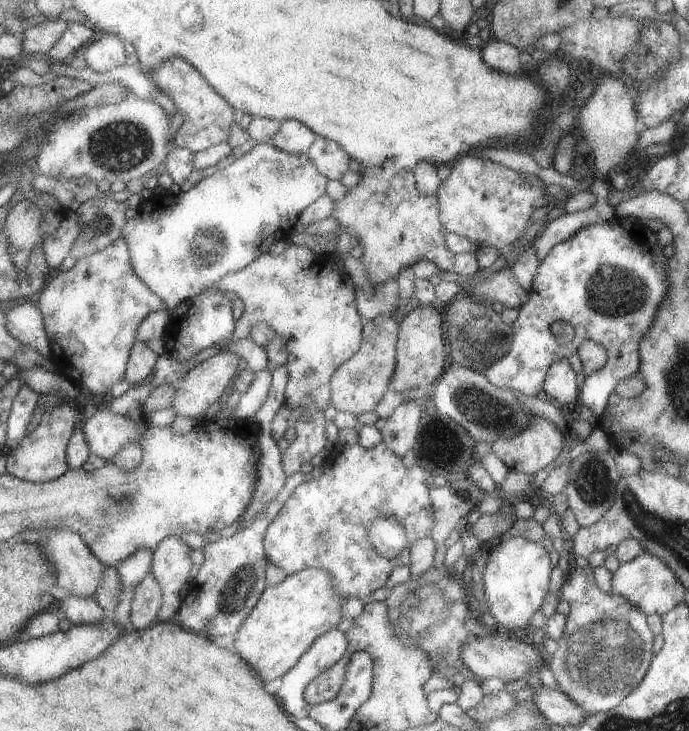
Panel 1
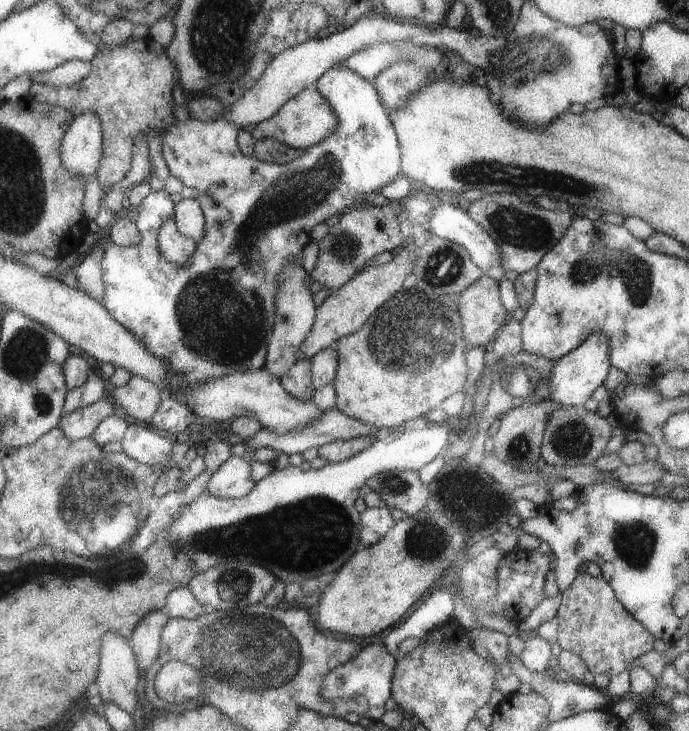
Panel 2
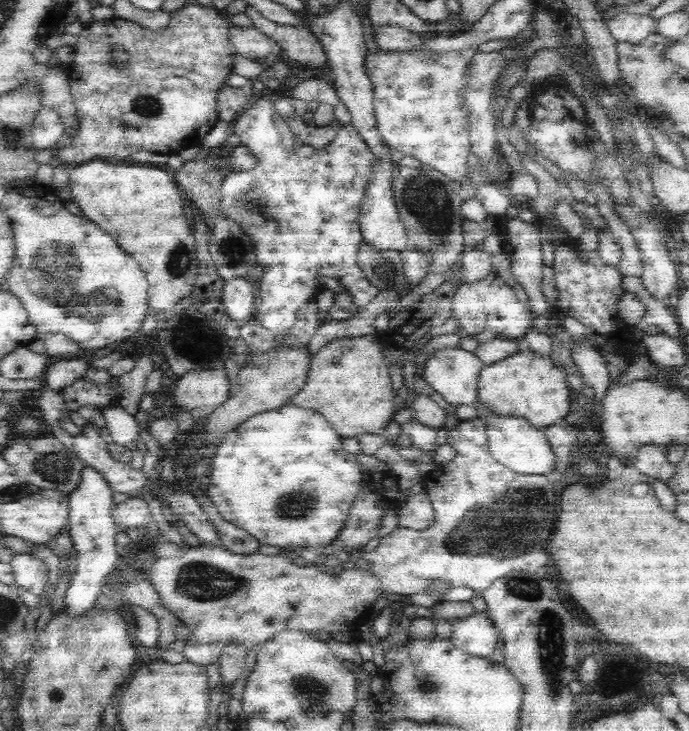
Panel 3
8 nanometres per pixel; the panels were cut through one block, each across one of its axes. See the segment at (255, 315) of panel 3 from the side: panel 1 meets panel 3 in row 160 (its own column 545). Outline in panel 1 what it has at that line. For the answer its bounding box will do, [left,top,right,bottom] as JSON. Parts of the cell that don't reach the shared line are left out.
[483,214,669,420]

